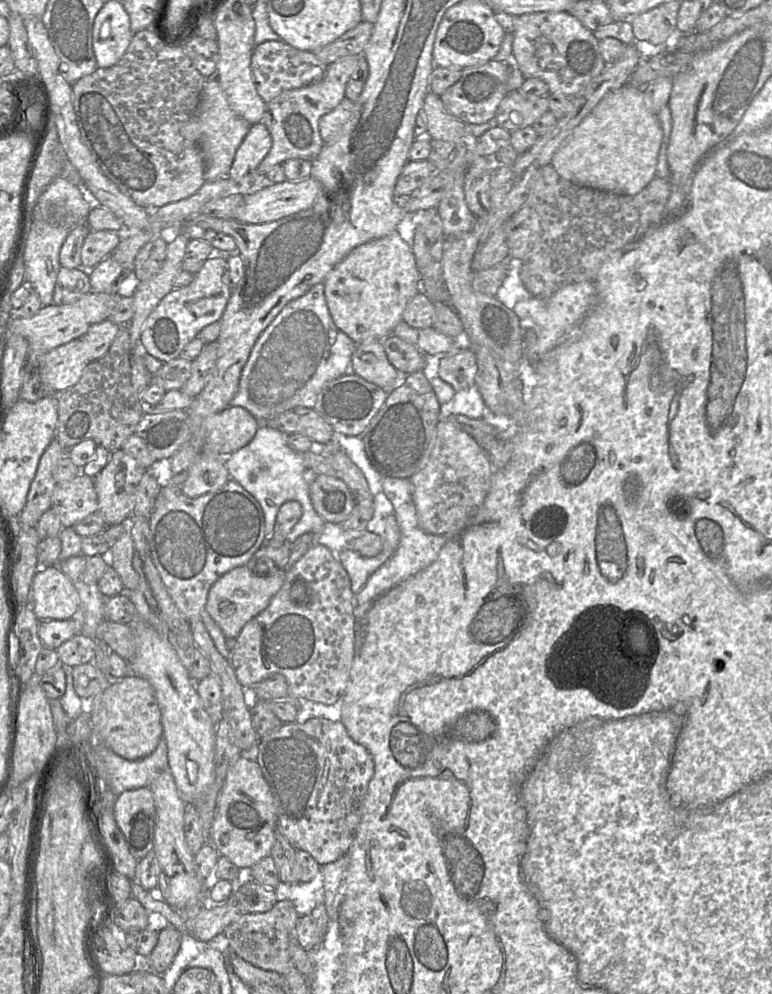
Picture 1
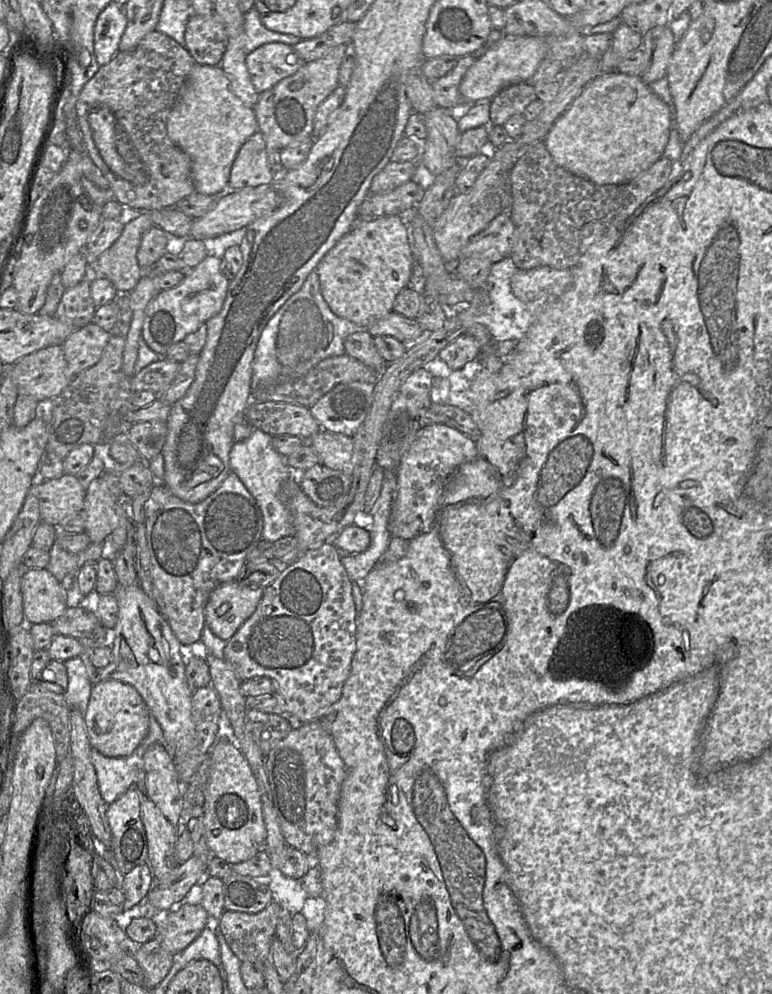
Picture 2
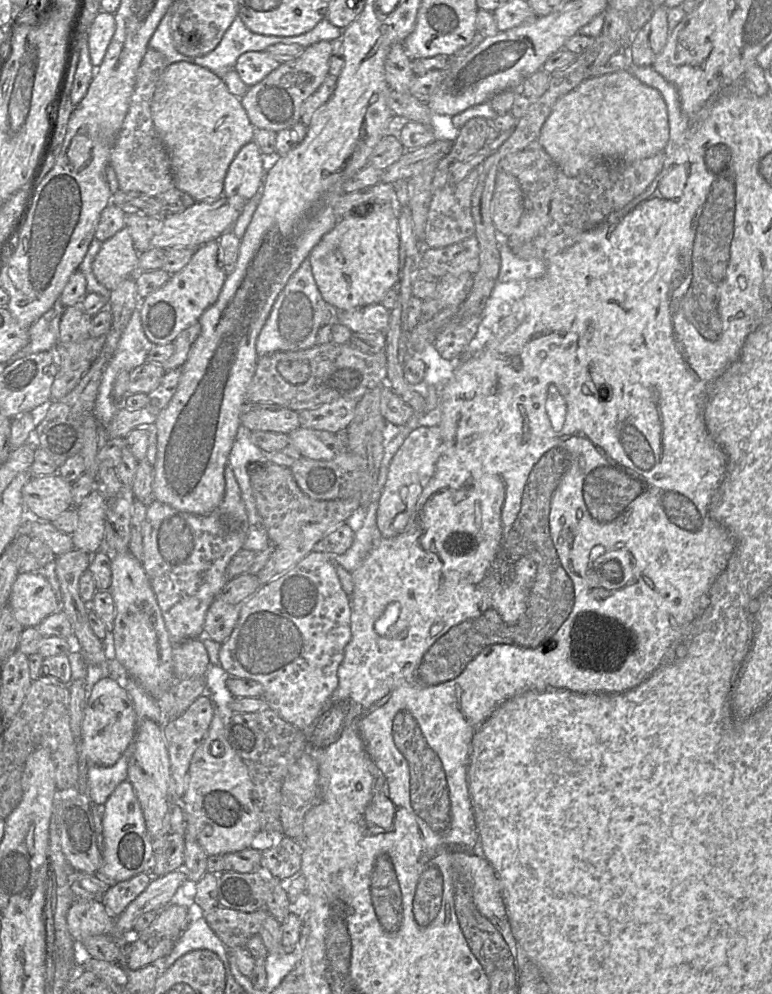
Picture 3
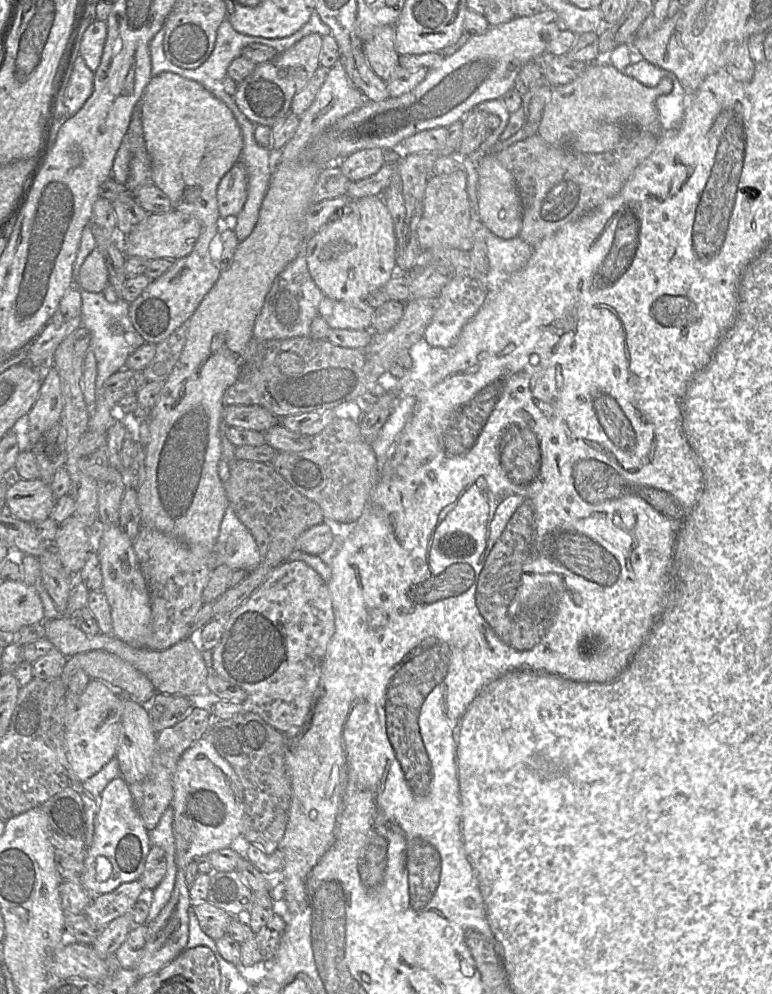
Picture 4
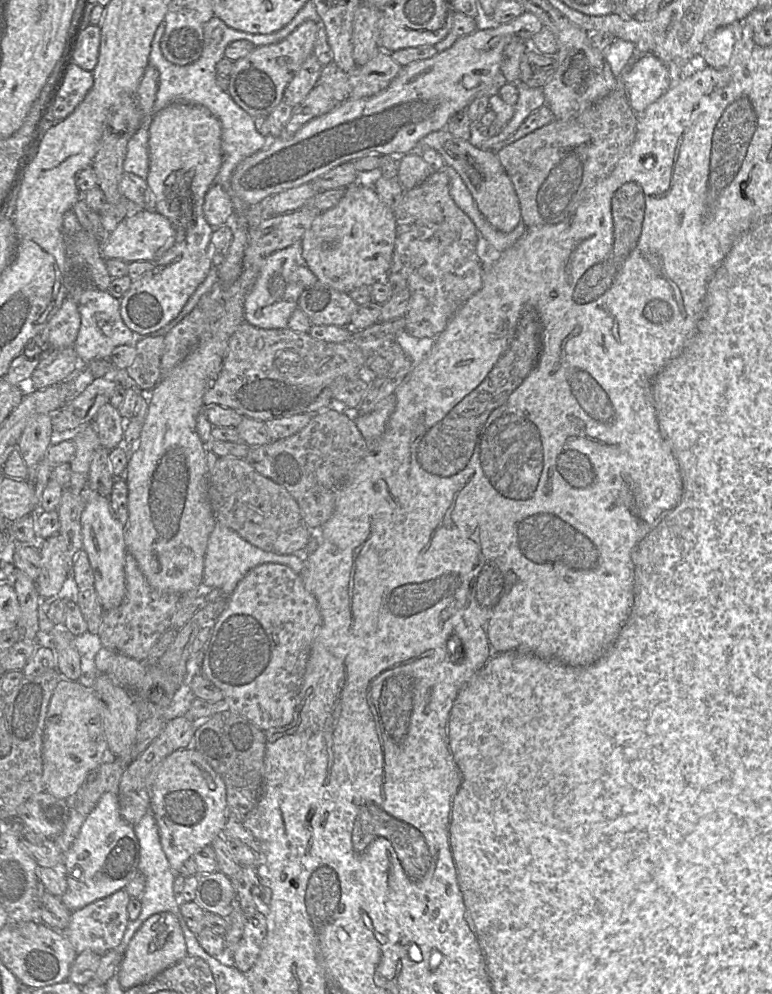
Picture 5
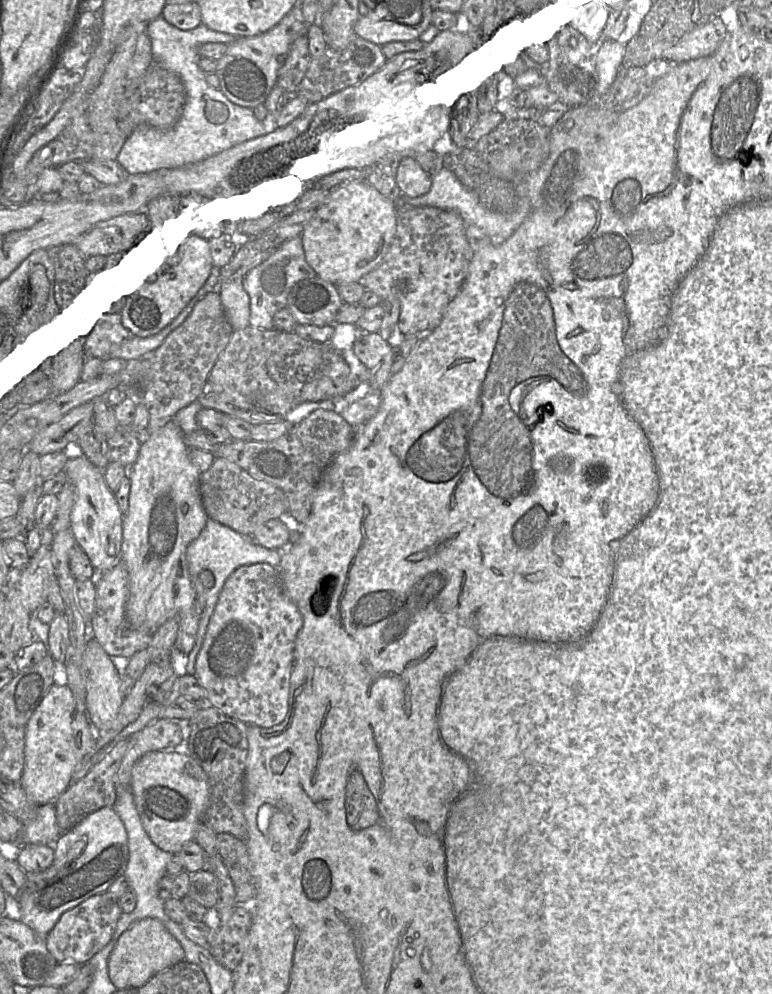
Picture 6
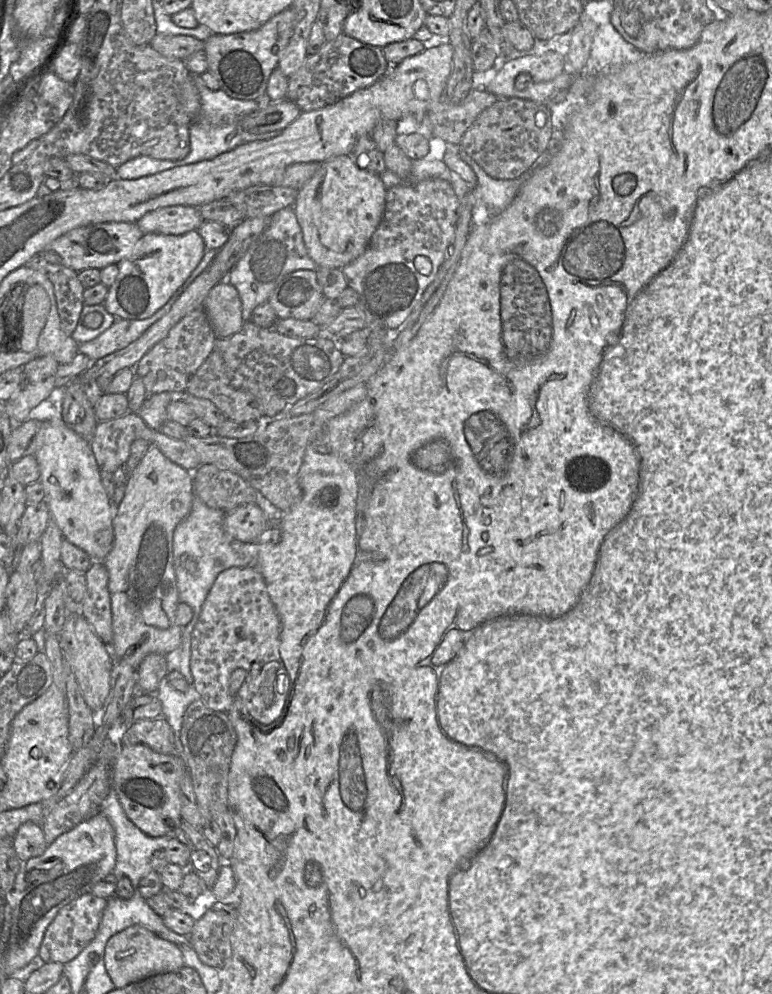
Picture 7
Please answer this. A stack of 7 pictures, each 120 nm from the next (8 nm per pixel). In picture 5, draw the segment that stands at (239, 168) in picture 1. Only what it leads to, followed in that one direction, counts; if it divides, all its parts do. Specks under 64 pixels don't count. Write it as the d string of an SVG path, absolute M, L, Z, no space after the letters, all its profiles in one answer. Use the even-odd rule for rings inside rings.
M214 183L204 197L203 211L213 228L229 223L234 213L230 193L221 184Z

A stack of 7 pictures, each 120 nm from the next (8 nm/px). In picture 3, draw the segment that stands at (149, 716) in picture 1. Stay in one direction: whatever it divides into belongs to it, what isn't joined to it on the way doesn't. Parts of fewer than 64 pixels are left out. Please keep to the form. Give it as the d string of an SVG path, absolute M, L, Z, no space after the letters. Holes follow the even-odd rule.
M110 677L100 679L86 701L78 757L85 759L89 766L114 765L135 739L138 720L128 692Z

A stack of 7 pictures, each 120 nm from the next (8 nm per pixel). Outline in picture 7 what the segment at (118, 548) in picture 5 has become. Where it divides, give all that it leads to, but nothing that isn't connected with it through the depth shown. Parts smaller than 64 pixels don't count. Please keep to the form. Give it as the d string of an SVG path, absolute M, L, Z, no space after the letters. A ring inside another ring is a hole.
M63 419L41 421L34 456L39 465L39 481L45 490L44 502L49 508L50 518L55 521L65 539L85 551L92 560L103 561L114 543L113 518L116 506L108 497L102 485L101 470L90 443L70 429Z

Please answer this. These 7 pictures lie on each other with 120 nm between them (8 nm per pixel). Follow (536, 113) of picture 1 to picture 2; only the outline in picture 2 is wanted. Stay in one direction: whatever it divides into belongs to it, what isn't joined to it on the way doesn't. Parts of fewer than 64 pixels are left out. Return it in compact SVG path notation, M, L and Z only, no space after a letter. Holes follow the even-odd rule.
M520 82L505 87L489 102L490 125L503 126L511 116L522 114L536 99L533 84L530 82Z

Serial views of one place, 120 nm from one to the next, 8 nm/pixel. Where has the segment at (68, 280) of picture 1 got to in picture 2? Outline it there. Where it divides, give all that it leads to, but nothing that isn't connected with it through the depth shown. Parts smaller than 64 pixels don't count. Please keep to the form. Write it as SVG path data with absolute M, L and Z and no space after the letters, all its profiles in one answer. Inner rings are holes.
M84 278L76 286L66 288L59 302L55 317L67 325L79 329L93 322L96 306L91 297L91 282Z

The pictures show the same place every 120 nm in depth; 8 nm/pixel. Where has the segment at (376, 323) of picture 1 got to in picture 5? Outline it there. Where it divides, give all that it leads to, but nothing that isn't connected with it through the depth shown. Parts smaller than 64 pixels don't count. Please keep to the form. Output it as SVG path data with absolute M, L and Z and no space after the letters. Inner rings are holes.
M368 179L359 180L346 187L338 204L321 212L305 231L301 239L302 257L318 281L348 294L359 286L371 286L380 278L388 278L395 240L396 220L393 211L379 198Z

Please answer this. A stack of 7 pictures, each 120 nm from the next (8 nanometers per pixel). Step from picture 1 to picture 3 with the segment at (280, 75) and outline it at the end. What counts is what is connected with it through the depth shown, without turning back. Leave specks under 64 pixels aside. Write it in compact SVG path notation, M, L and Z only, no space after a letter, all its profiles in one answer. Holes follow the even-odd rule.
M249 51L237 60L234 69L241 80L251 87L262 81L281 63L267 51Z

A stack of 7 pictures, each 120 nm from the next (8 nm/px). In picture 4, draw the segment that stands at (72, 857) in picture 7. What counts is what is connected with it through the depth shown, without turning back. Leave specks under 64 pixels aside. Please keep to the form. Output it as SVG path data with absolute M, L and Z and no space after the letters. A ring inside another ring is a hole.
M118 776L100 795L92 843L83 861L82 888L92 899L114 891L121 884L139 879L151 846L149 832L134 806L128 784L122 776Z

